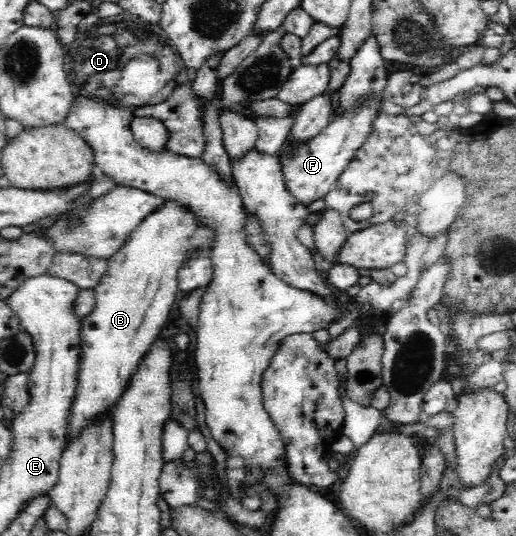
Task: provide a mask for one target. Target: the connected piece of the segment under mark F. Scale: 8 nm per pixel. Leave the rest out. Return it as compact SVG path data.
M364 98L352 110L334 116L319 135L294 145L289 153L284 153L279 158L288 192L291 192L299 203L310 204L328 194L338 177L352 164L353 154L372 132L375 116L382 112L382 101L383 98Z

